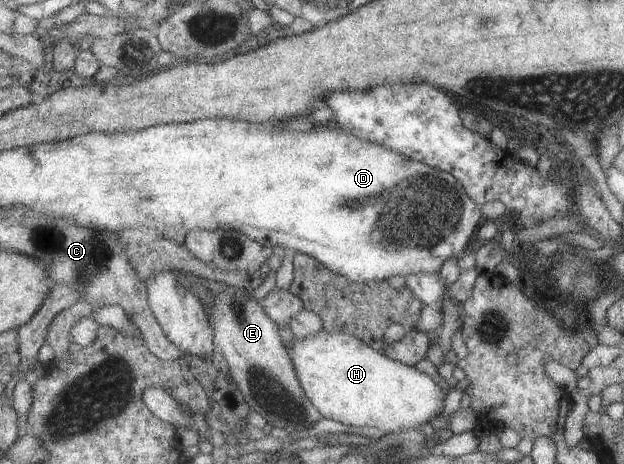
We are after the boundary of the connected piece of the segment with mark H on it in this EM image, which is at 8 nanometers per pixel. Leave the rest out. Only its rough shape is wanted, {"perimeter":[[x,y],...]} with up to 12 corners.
{"perimeter":[[347,332],[296,338],[322,416],[368,433],[417,430],[445,394]]}

